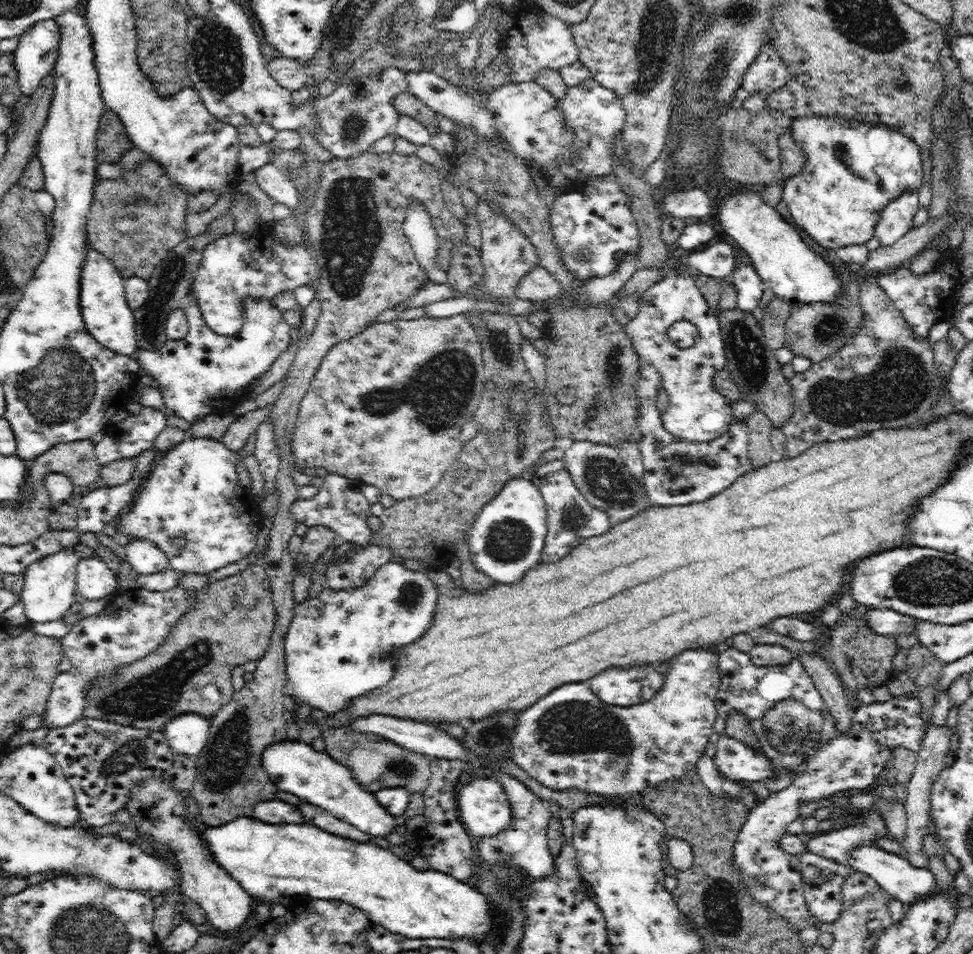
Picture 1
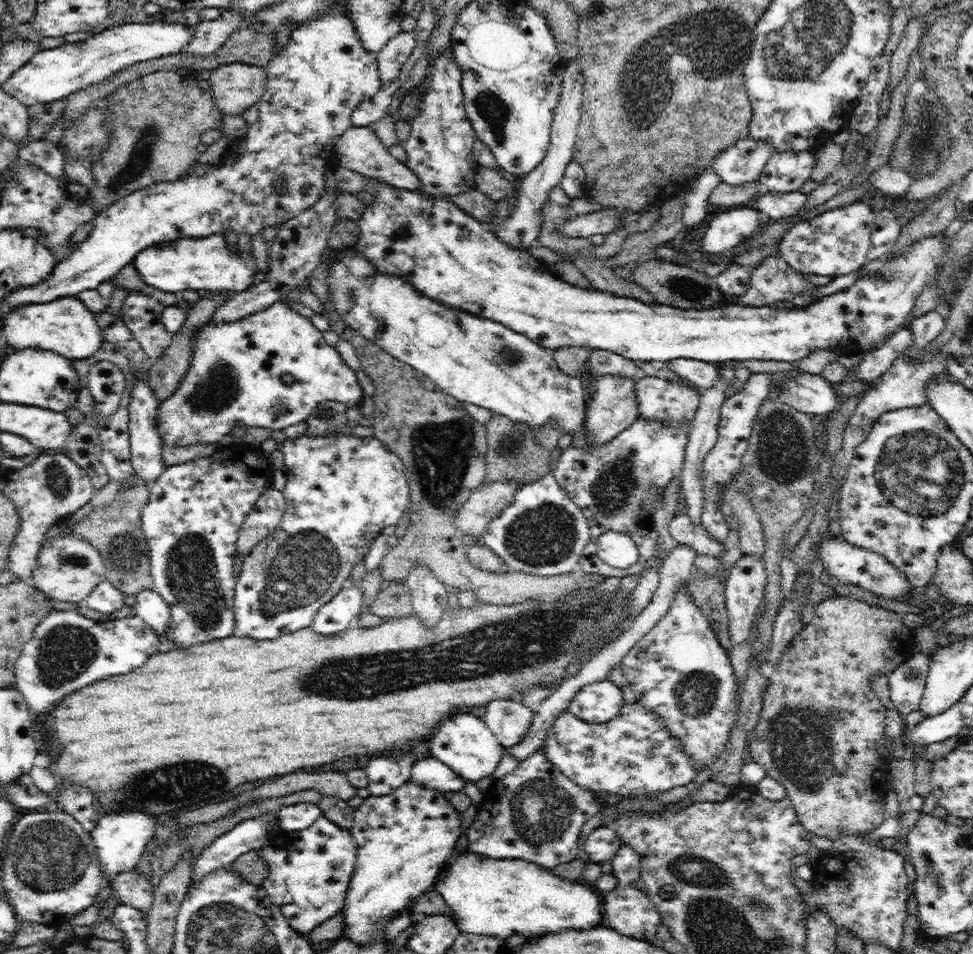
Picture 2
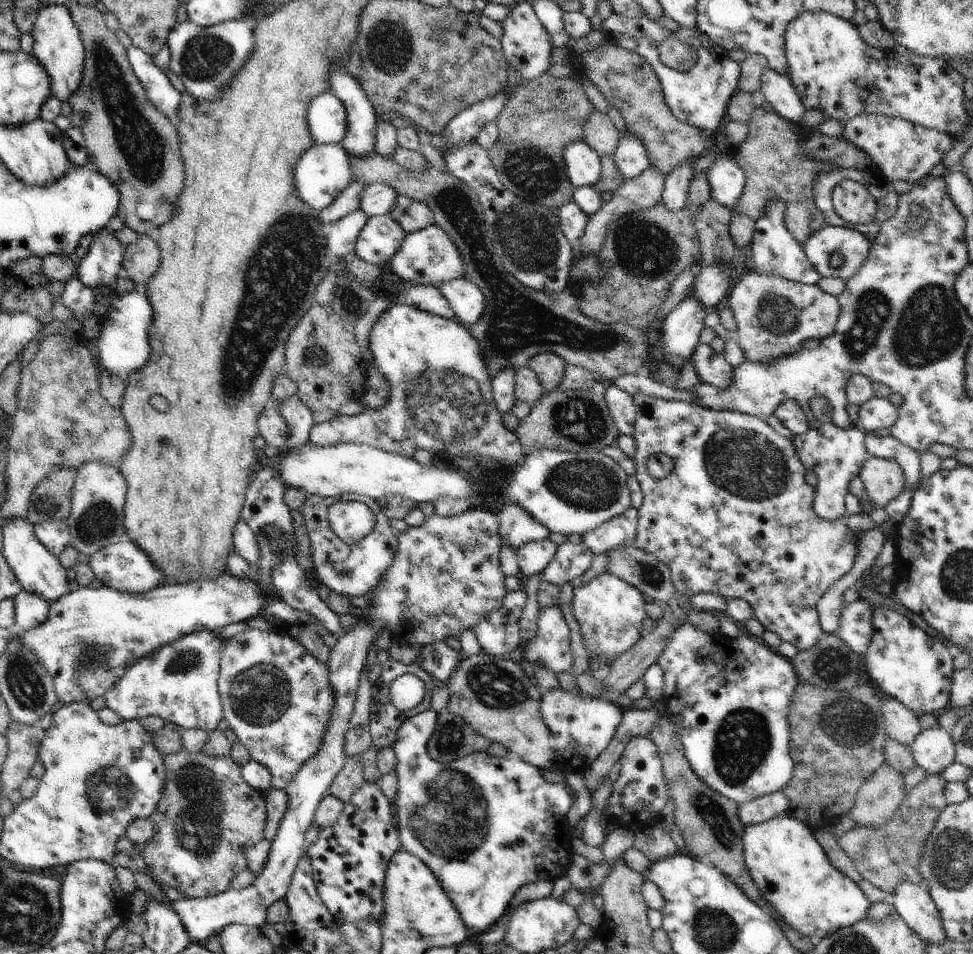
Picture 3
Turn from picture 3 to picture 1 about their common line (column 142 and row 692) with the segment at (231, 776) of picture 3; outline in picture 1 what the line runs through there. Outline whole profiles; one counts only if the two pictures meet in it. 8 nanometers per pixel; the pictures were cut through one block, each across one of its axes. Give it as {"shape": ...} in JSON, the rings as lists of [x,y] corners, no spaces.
{"shape":[[[858,603],[850,613],[842,613],[825,633],[825,638],[829,638],[827,646],[823,647],[827,661],[854,698],[858,690],[881,687],[895,674],[892,671],[892,662],[896,653],[899,652],[893,635],[876,634],[868,626],[866,621],[868,608],[869,606]]]}

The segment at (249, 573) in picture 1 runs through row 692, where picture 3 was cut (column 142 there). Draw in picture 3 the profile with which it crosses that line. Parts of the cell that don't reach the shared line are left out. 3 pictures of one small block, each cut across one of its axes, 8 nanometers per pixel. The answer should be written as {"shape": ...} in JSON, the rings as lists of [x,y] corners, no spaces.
{"shape":[[[72,3],[68,8],[85,48],[83,79],[79,89],[69,100],[72,107],[70,124],[82,129],[91,166],[109,178],[119,190],[121,195],[117,216],[124,221],[125,226],[139,235],[149,235],[154,228],[172,218],[174,202],[184,186],[184,162],[176,123],[148,100],[142,83],[129,63],[127,48],[124,48],[118,35],[104,23],[104,13],[95,4]]]}

